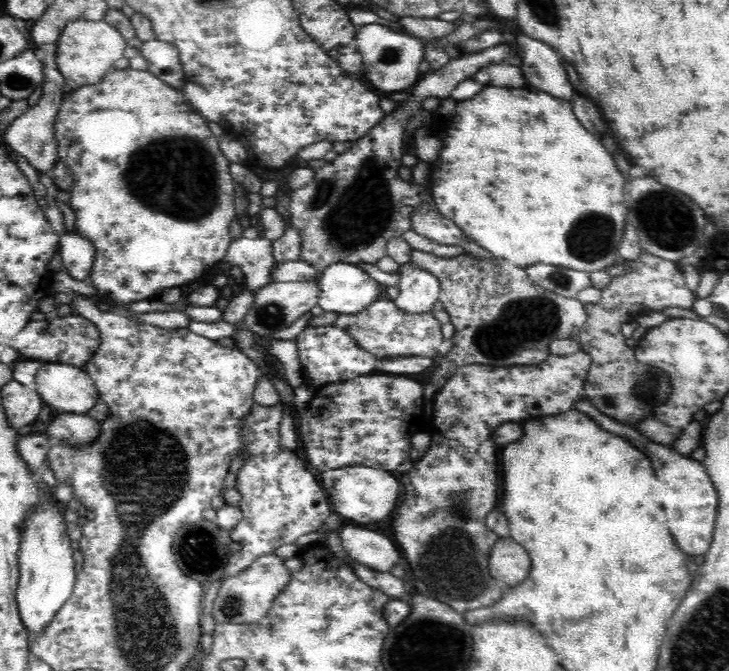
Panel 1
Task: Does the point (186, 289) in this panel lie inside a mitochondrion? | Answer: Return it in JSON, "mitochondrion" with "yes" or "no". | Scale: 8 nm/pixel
{"mitochondrion":"no"}

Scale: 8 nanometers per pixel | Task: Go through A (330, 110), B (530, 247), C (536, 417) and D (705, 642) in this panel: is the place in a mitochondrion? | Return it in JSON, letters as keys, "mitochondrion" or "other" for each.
{"A":"other","B":"other","C":"other","D":"mitochondrion"}

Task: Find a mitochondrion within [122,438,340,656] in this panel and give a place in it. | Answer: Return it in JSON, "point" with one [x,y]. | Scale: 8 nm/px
{"point":[198,549]}

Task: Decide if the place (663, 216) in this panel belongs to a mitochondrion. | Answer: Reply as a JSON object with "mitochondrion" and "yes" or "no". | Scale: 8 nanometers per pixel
{"mitochondrion":"yes"}

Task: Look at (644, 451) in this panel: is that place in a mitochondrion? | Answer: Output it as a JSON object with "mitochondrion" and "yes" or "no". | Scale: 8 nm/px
{"mitochondrion":"no"}

